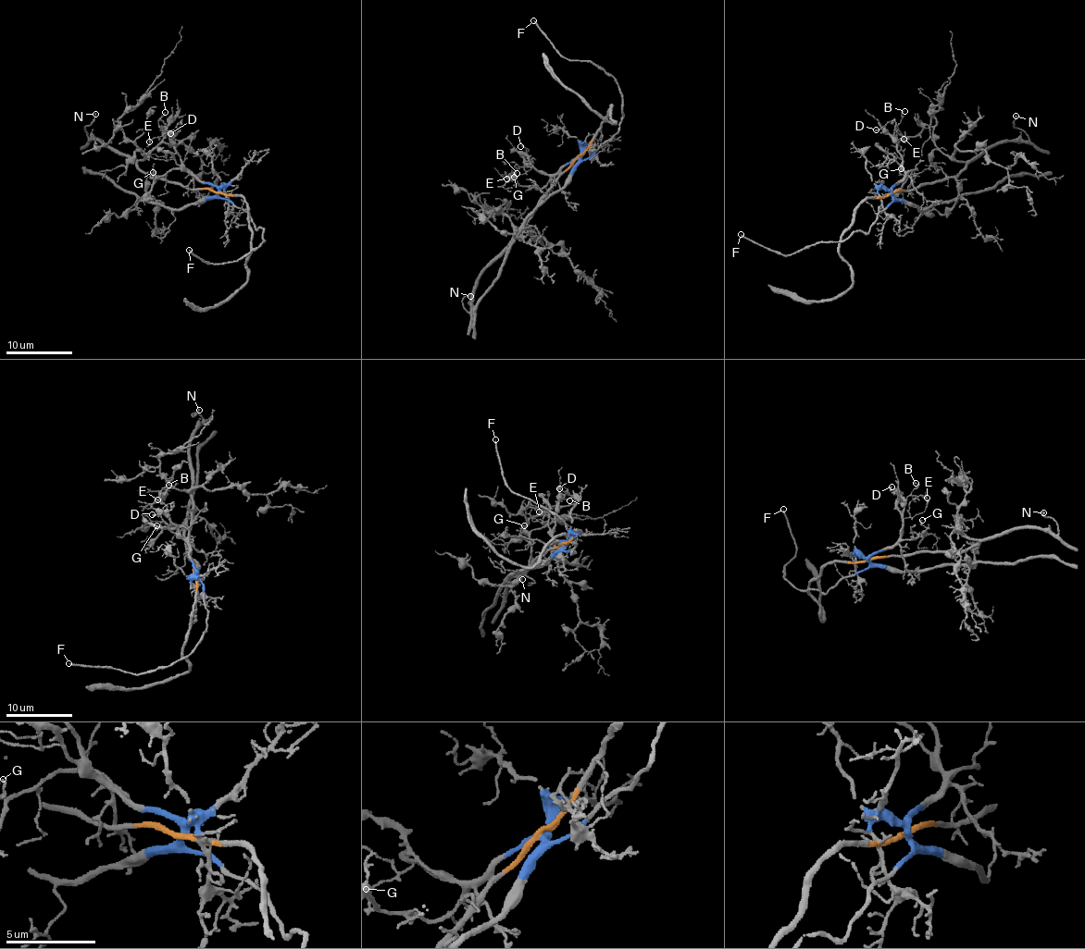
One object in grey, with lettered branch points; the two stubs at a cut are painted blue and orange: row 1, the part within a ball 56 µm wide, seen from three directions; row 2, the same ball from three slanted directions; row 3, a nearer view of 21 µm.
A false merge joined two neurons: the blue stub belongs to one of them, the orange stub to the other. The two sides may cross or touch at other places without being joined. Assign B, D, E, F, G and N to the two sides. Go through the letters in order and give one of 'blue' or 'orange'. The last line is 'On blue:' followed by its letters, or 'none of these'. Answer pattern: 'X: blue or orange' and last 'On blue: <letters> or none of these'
B: blue
D: blue
E: blue
F: blue
G: blue
N: orange
On blue: B, D, E, F, G

